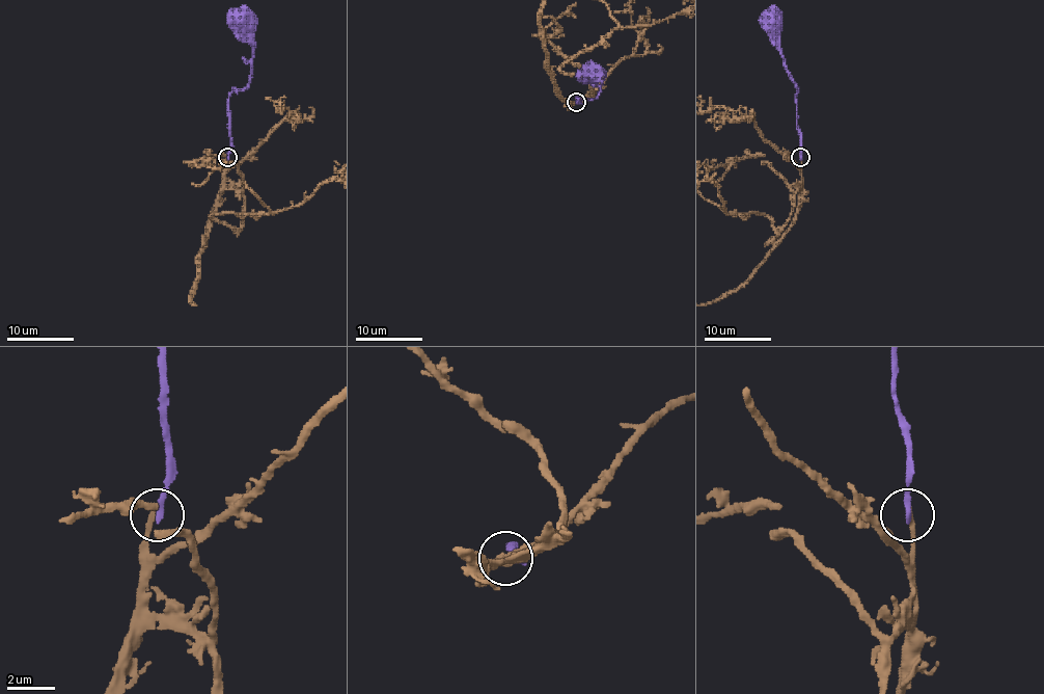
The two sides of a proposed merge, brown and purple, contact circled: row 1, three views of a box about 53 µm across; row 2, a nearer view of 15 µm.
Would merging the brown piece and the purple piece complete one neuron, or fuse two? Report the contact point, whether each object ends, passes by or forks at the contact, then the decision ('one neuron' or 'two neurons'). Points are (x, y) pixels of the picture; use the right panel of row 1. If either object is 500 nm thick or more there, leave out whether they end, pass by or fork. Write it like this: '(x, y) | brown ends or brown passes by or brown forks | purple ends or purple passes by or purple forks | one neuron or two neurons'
(800, 157) | brown ends | purple ends | one neuron

